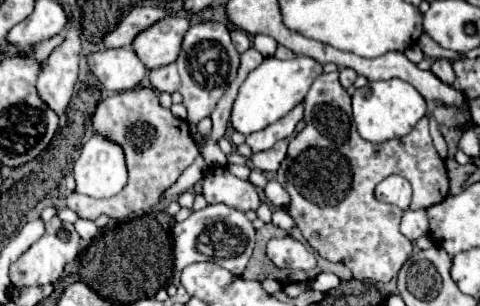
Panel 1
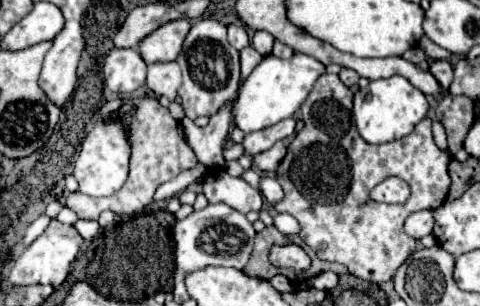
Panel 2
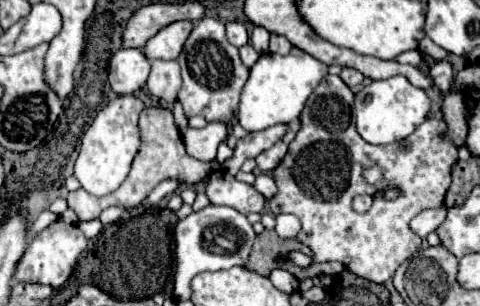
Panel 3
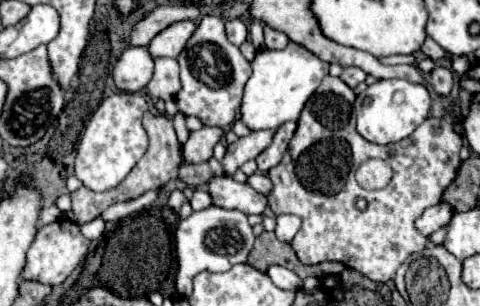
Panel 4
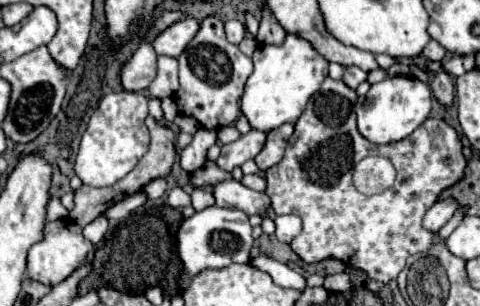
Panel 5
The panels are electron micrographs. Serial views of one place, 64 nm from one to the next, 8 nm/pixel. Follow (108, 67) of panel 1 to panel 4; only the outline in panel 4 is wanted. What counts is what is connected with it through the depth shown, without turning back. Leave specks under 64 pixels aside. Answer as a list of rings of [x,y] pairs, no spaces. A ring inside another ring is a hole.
[[[126,48],[114,62],[112,78],[120,92],[140,92],[152,78],[154,60],[146,48]]]

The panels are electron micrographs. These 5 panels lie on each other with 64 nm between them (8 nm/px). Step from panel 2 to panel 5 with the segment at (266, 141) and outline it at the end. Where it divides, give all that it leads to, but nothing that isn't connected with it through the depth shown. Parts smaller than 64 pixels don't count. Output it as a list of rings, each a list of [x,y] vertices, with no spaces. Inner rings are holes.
[[[250,130],[248,134],[240,136],[236,142],[232,144],[224,144],[222,146],[222,154],[216,160],[216,164],[226,170],[232,172],[236,166],[242,166],[246,160],[254,158],[262,146],[266,144],[266,132],[260,130]]]

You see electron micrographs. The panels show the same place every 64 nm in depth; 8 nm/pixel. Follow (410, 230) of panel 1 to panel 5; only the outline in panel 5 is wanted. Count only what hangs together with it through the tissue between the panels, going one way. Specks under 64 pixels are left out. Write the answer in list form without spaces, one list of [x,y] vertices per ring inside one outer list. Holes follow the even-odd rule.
[[[448,198],[448,200],[440,200],[440,202],[436,202],[428,212],[426,212],[426,216],[424,216],[424,220],[422,220],[422,226],[426,228],[426,230],[430,230],[430,232],[438,232],[452,216],[454,216],[454,212],[460,208],[460,204],[456,202],[456,200],[452,200],[452,198]]]

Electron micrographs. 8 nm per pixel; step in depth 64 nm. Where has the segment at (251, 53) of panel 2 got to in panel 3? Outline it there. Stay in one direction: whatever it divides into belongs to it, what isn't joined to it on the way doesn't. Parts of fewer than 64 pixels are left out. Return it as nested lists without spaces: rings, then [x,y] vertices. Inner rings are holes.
[[[246,44],[244,48],[240,48],[240,58],[242,58],[242,62],[244,62],[246,68],[252,68],[256,64],[256,60],[260,58],[260,54],[250,44]]]

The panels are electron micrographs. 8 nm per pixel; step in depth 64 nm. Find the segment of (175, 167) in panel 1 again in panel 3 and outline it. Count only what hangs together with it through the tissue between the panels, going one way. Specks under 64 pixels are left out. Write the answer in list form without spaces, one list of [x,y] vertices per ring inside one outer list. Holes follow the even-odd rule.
[[[152,106],[152,108],[144,108],[140,112],[140,120],[138,120],[138,128],[140,128],[140,150],[132,162],[132,170],[128,174],[128,178],[124,180],[124,184],[108,194],[108,196],[92,196],[88,192],[84,192],[82,188],[76,190],[76,192],[70,192],[68,194],[68,206],[76,212],[78,220],[94,220],[100,216],[102,210],[110,208],[110,206],[118,206],[118,208],[126,208],[126,210],[132,210],[136,206],[140,206],[148,194],[162,182],[162,180],[168,180],[168,178],[178,178],[186,184],[196,184],[200,180],[204,180],[208,176],[208,172],[214,170],[212,164],[208,162],[200,162],[196,158],[192,158],[186,148],[184,148],[184,142],[182,142],[182,136],[180,136],[180,130],[178,126],[174,124],[174,116],[168,108],[158,108],[158,106]]]

